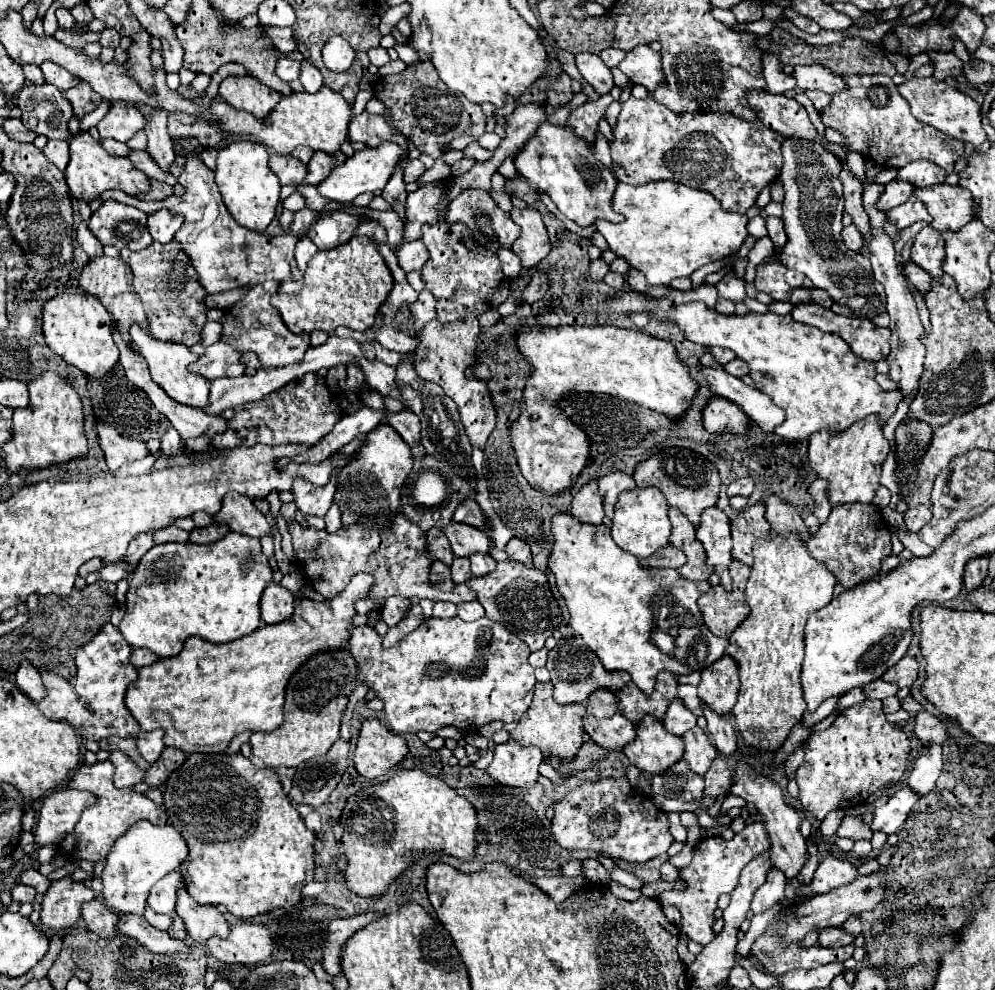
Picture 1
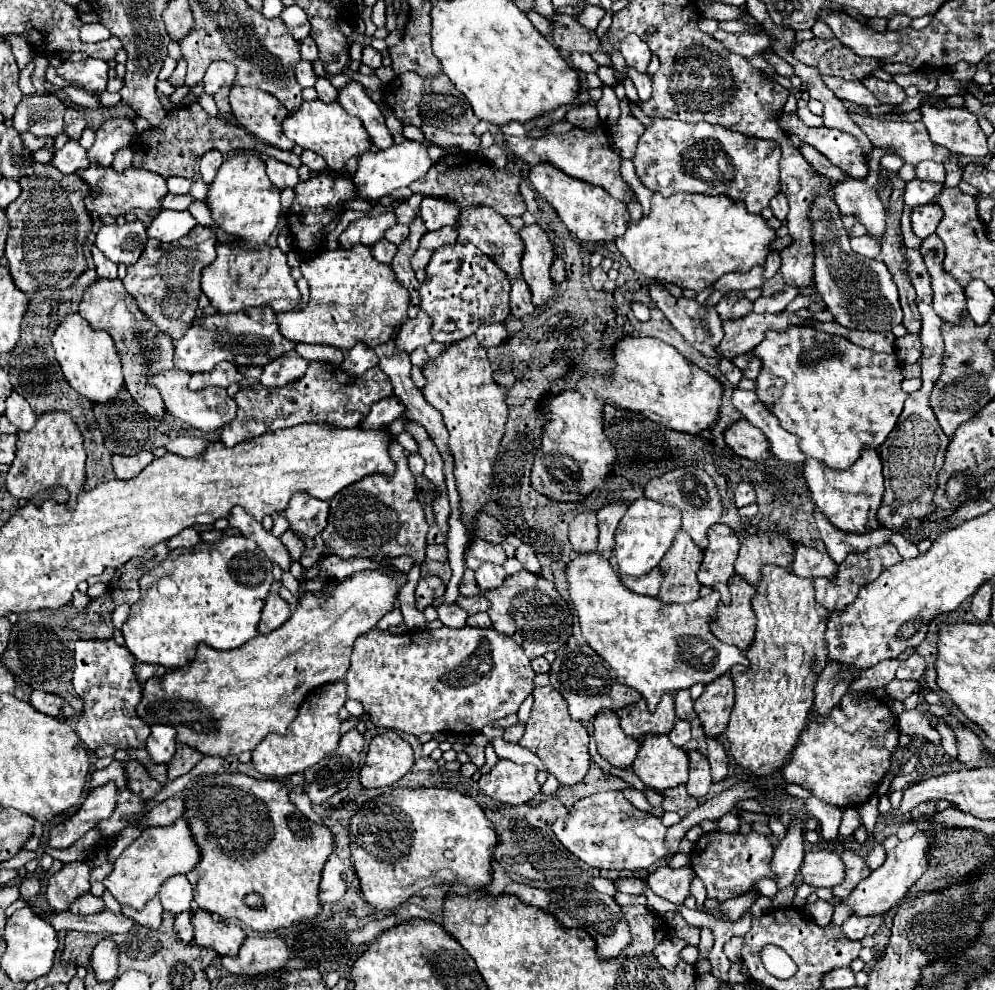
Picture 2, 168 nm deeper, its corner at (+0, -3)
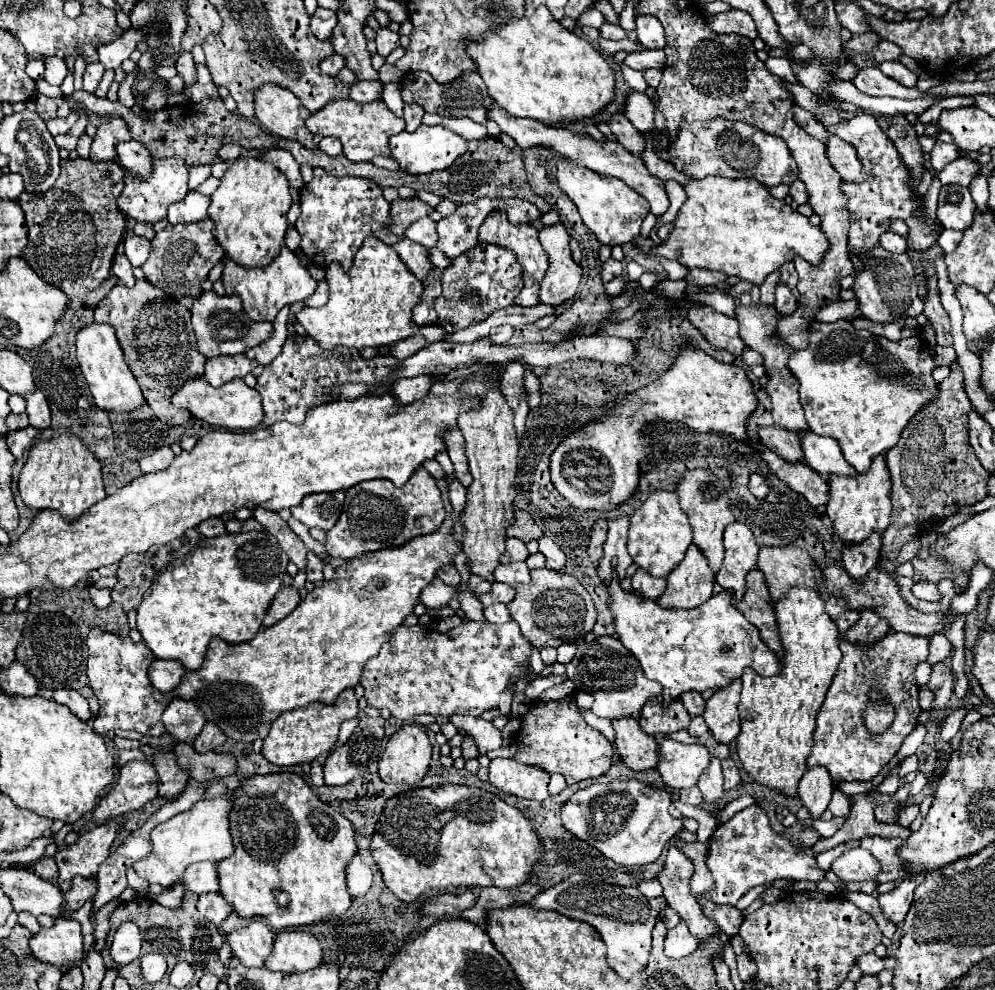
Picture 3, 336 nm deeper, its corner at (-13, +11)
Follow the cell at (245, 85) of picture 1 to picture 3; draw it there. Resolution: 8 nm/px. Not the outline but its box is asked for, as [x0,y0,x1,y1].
[255,84,317,148]

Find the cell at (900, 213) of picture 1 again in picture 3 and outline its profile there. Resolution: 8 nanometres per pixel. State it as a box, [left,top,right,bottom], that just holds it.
[937,184,975,230]

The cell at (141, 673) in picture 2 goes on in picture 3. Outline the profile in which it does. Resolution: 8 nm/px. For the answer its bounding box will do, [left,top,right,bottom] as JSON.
[149,660,185,694]

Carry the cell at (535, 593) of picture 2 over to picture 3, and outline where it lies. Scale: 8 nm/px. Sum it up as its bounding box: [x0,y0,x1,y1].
[509,568,597,650]

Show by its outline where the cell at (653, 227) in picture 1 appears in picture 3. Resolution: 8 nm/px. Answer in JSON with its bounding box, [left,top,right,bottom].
[651,176,829,286]

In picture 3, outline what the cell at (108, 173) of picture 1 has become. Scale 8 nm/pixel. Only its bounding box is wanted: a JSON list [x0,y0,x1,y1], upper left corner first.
[117,158,187,224]

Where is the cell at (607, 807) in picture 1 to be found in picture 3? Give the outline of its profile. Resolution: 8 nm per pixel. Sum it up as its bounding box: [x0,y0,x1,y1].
[561,780,683,866]

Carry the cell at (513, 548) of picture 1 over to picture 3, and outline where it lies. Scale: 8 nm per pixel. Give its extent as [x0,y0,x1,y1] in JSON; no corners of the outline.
[539,536,565,572]

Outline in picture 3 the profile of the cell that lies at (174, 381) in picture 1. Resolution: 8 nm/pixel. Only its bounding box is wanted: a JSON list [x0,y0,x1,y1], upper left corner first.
[171,378,263,430]

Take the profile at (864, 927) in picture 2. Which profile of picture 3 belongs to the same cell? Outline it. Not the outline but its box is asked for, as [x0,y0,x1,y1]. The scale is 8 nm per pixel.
[879,878,919,924]

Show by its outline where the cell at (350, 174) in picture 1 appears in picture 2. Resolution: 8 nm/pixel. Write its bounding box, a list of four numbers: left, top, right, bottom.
[354,140,432,200]

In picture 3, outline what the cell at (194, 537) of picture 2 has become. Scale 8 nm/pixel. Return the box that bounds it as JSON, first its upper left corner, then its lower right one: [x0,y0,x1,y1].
[199,518,227,538]

